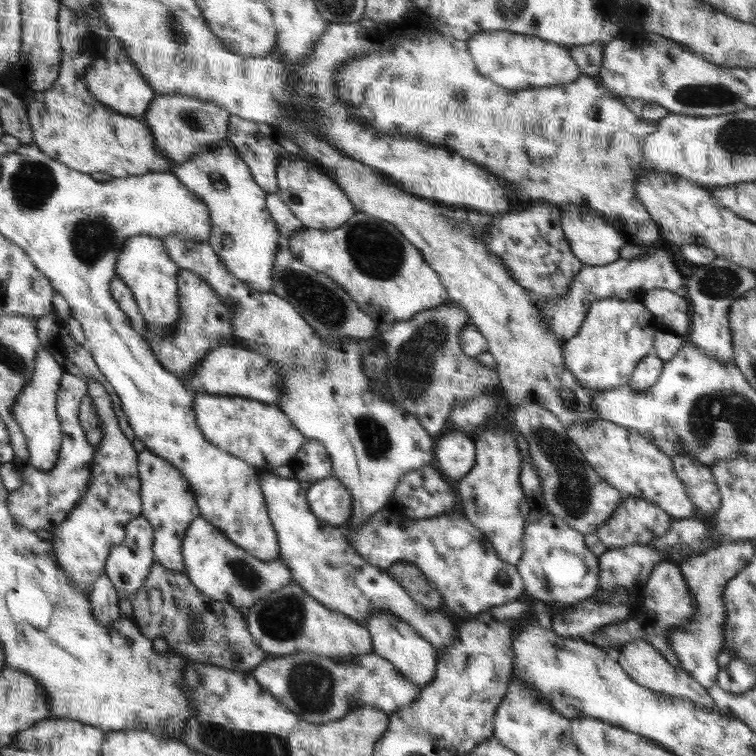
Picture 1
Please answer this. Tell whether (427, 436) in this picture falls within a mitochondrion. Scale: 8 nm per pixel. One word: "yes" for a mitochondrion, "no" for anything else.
no

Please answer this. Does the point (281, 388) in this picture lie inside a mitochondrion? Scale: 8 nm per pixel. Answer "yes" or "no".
no

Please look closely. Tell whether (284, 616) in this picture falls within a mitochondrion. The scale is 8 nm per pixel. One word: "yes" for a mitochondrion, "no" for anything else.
yes

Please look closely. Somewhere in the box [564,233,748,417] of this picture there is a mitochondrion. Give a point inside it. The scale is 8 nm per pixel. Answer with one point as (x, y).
(718, 283)

